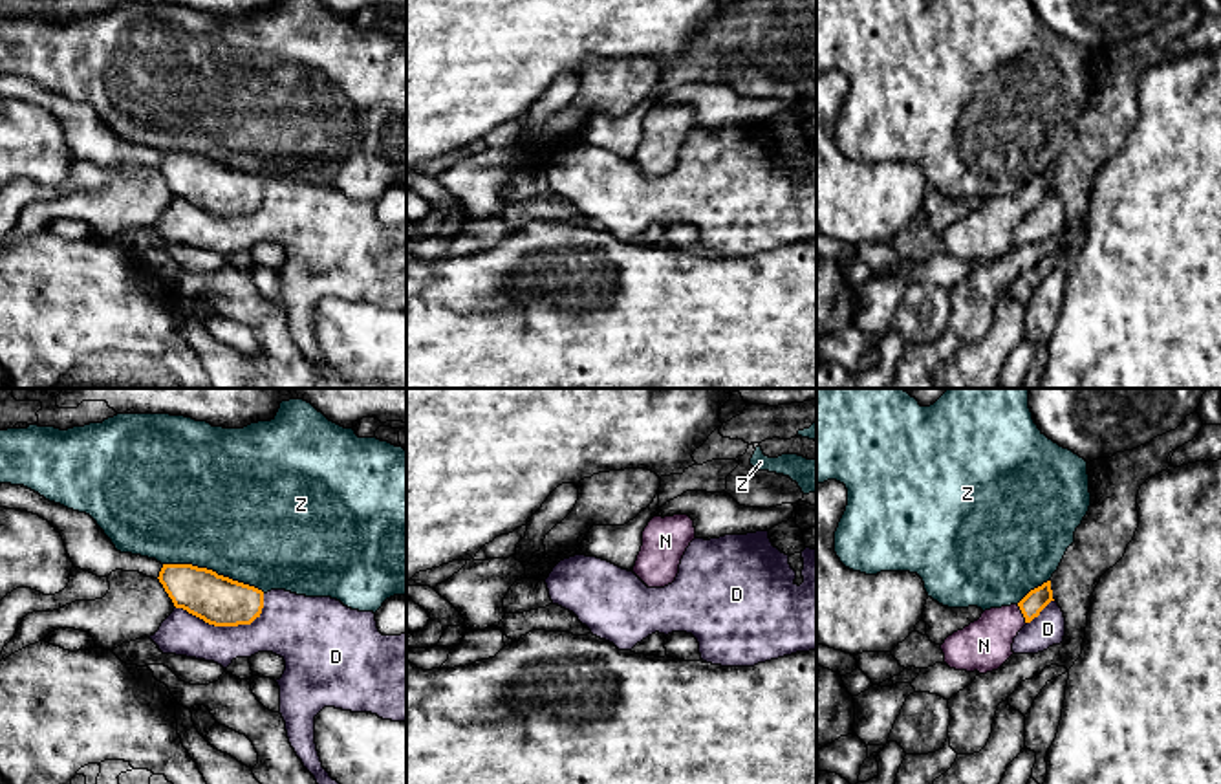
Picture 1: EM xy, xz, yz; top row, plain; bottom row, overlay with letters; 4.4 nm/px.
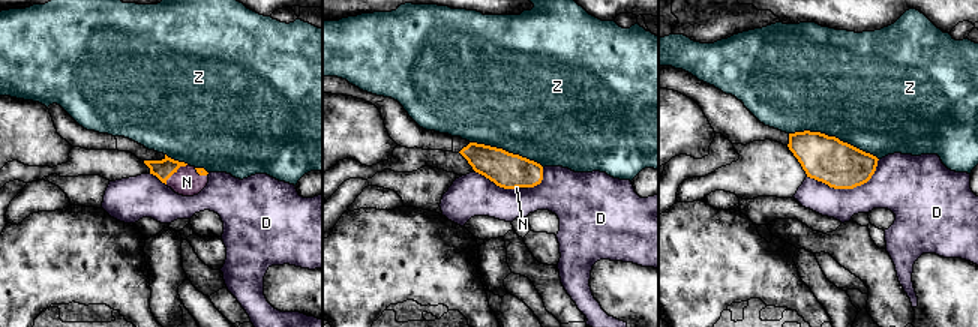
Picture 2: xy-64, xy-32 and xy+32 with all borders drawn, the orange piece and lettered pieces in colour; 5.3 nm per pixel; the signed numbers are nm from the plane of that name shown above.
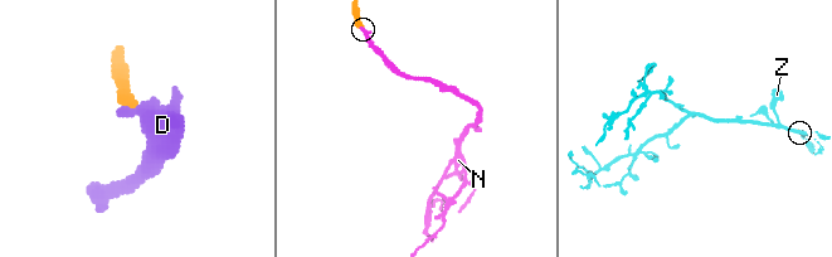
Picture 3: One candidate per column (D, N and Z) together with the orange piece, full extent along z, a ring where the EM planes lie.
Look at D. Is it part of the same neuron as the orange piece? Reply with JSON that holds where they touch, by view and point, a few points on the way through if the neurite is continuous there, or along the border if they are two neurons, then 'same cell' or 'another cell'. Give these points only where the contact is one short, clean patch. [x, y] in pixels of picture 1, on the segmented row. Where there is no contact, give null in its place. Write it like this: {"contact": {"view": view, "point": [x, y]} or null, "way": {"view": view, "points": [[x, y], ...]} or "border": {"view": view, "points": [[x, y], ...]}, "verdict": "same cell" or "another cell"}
{"contact": {"view": "xy", "point": [227, 625]}, "border": {"view": "xy", "points": [[264, 594], [264, 605], [249, 623], [209, 625], [176, 607]]}, "verdict": "another cell"}

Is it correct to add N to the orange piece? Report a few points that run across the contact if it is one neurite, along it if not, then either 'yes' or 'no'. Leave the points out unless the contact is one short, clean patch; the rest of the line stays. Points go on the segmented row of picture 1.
yz (1035, 601), (1022, 612), (1009, 620), (983, 645) | yes

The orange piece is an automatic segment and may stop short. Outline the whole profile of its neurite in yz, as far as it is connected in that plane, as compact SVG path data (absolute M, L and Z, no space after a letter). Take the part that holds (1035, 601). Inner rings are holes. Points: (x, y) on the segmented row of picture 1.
M1051 581L1031 590L1018 604L990 608L963 630L945 639L945 663L956 670L987 674L998 670L1014 652L1018 632L1051 603Z

